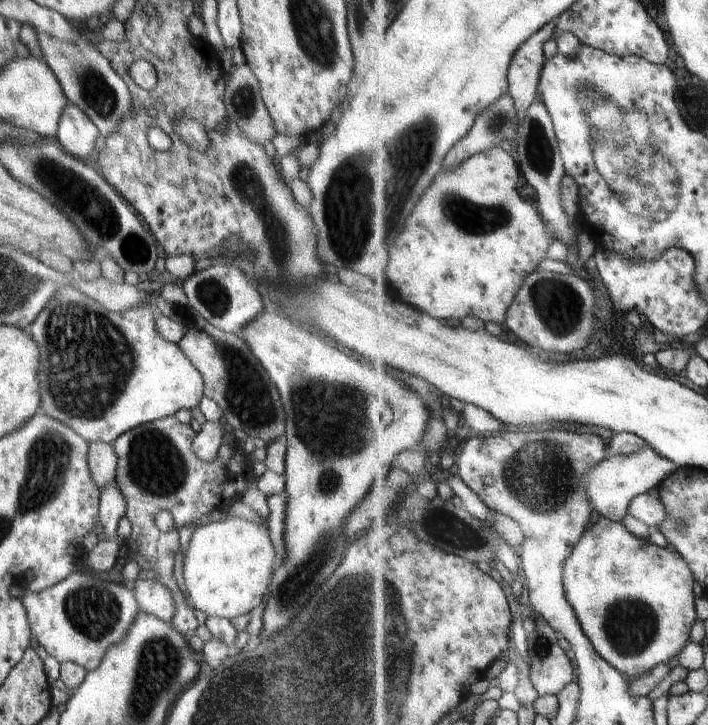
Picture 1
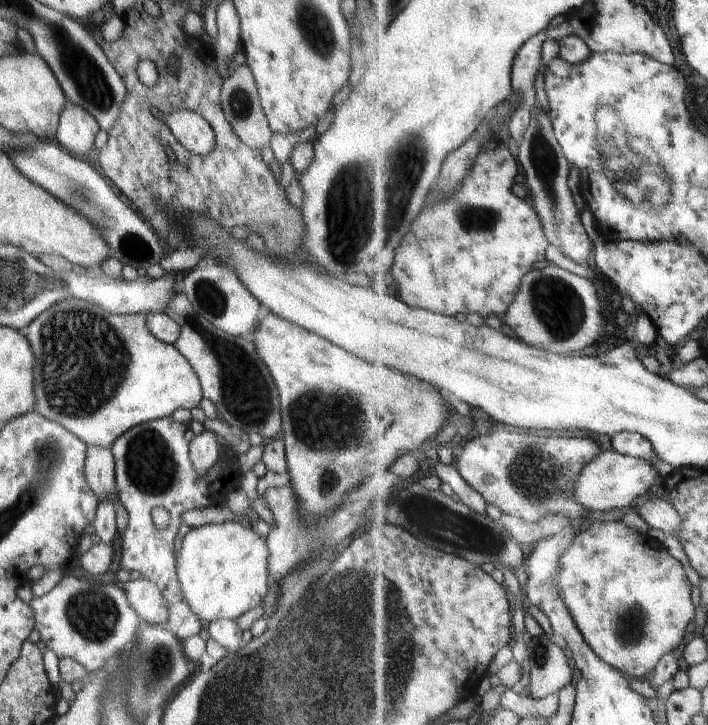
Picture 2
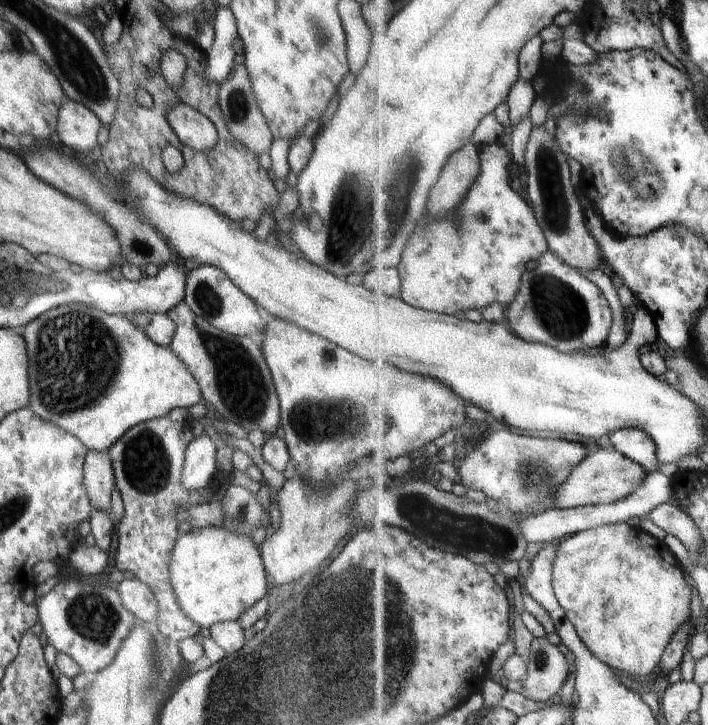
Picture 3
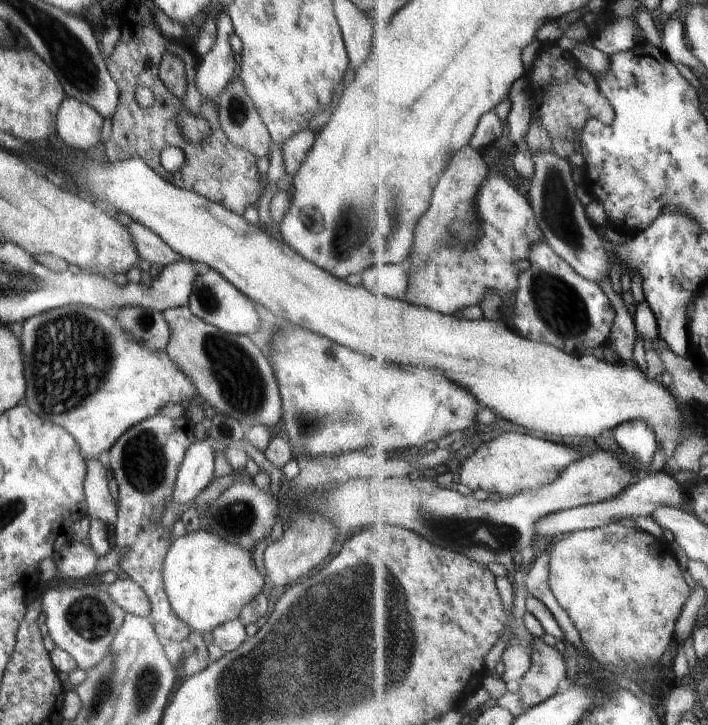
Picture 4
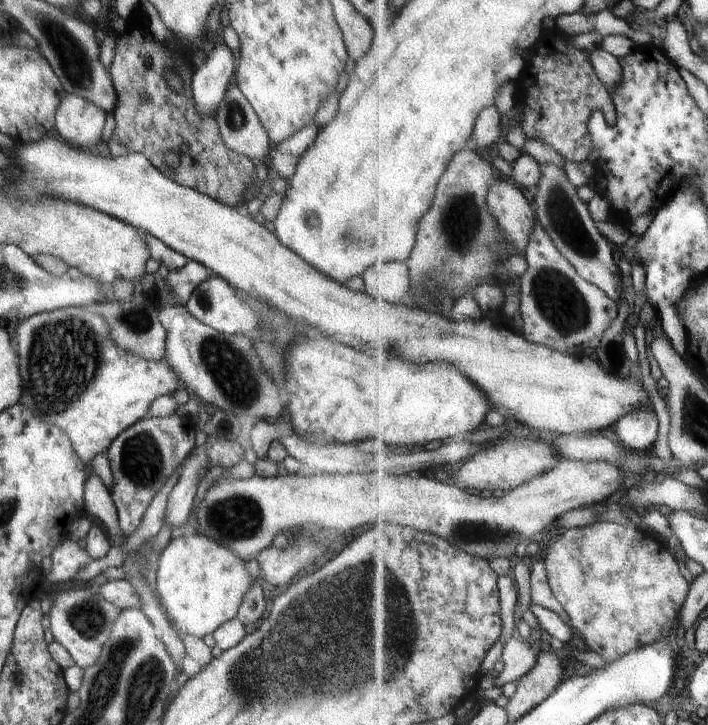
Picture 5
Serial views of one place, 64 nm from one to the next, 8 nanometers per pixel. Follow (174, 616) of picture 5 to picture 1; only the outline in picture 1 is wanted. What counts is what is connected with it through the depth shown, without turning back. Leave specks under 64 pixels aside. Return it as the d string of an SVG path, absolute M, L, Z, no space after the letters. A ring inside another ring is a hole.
M242 518L197 525L183 560L182 576L192 607L207 617L226 619L242 616L262 604L277 565L266 522L254 524Z

